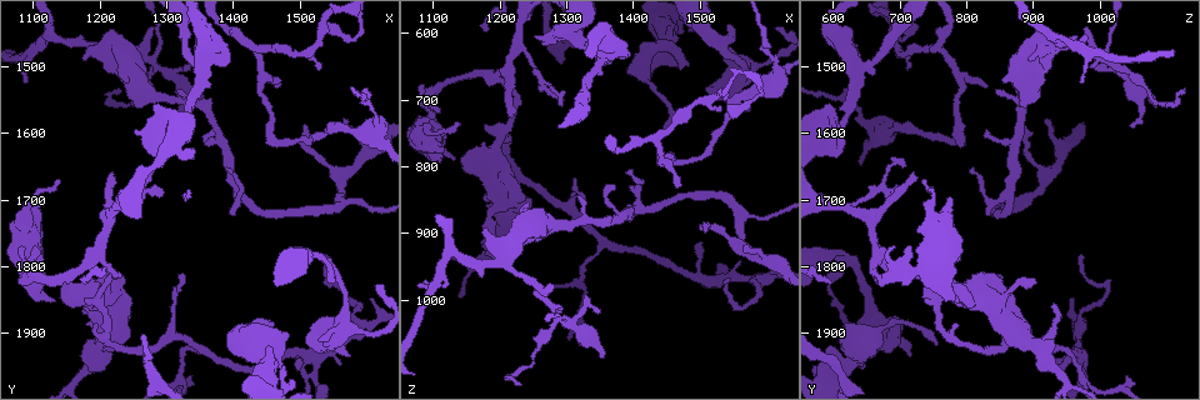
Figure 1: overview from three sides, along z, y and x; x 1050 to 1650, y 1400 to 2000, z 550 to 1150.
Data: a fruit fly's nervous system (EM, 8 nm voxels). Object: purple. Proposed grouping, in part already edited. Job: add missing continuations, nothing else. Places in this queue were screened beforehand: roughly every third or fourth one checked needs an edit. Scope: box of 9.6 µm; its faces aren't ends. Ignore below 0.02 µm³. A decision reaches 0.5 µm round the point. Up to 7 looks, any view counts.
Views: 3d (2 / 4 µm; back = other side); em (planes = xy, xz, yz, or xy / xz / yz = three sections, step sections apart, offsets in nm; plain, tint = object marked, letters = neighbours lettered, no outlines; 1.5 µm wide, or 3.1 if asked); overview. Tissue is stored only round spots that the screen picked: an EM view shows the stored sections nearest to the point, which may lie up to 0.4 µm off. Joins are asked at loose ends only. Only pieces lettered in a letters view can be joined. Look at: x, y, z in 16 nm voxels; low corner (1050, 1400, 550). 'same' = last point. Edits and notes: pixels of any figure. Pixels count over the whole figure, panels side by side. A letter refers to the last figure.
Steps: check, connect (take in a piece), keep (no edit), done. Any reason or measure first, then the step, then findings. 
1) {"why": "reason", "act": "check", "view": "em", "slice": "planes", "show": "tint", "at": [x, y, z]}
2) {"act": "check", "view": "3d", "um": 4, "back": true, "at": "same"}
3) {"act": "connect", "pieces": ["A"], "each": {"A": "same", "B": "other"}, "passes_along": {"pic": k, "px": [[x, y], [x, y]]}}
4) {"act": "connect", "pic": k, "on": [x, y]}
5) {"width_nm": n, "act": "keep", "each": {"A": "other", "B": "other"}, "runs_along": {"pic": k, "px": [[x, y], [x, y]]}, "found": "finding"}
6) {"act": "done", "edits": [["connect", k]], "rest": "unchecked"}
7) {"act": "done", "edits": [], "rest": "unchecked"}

{"act": "check", "view": "3d", "um": 2, "back": true, "at": [1350, 1560, 1085]}

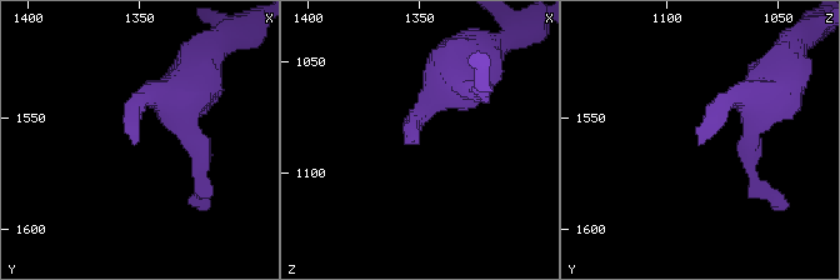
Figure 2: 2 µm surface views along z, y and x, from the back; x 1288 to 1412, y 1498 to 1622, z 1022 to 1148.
{"why": "now the EM", "act": "check", "view": "em", "slice": "planes", "show": "letters", "at": [1350, 1561, 1087]}

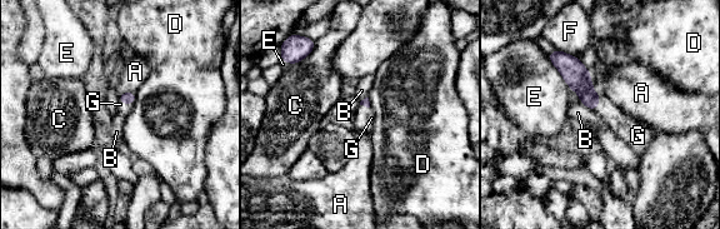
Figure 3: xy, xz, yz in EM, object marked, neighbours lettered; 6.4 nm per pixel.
{"longest_contact_nm": ["E", 280], "act": "connect", "pieces": ["G"], "each": {"A": "other", "B": "other", "C": "other", "D": "other", "E": "other", "F": "other", "G": "same"}, "found": "it goes on there"}

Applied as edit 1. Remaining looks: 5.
{"why": "free end", "act": "check", "view": "em", "slice": "xy", "step": 8, "show": "letters", "at": [1285, 1435, 975]}

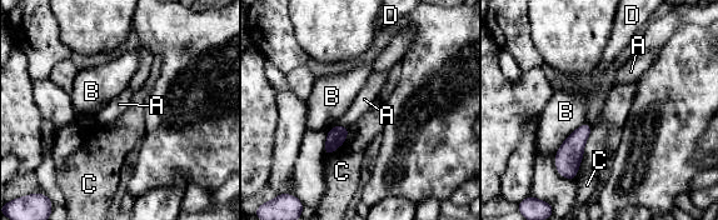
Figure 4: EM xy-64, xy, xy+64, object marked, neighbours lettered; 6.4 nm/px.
{"why": "another direction", "act": "check", "view": "em", "slice": "yz", "step": 8, "show": "letters", "at": "same"}

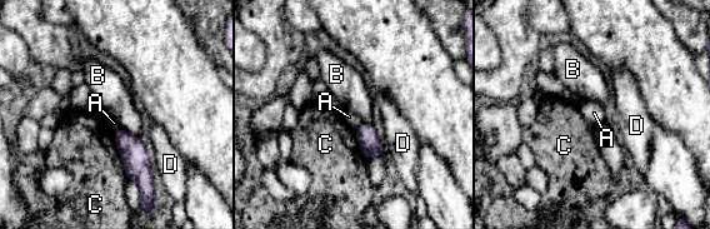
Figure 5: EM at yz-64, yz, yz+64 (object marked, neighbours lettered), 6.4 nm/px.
{"longest_contact_nm": ["C", 320], "act": "keep", "each": {"A": "other", "B": "other", "C": "other", "D": "other"}, "border": {"pic": 5, "px": [[361, 123], [355, 129]]}, "found": "no lettered piece goes on from it"}

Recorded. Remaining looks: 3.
{"why": "branch stops here", "act": "check", "view": "em", "slice": "xz", "step": 8, "show": "tint", "at": [1220, 1665, 725]}

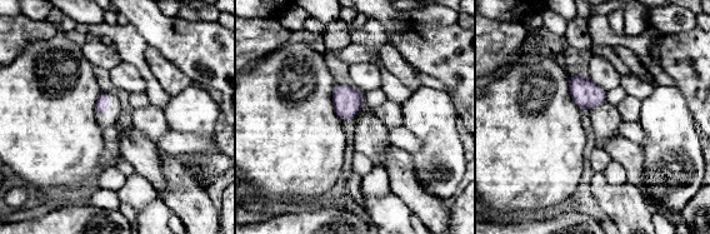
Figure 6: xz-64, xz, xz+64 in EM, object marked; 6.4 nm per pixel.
{"why": "what lies round it", "act": "check", "view": "em", "slice": "xz", "step": 8, "show": "letters", "at": "same"}

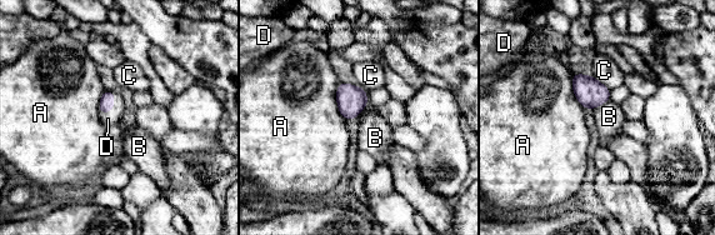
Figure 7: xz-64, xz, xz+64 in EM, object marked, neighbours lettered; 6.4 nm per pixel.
{"act": "connect", "pieces": ["D"], "each": {"A": "other", "B": "other", "C": "other", "D": "same"}, "passes_along": {"pic": 7, "px": [[106, 103], [113, 108], [108, 119]]}, "found": "the neuron continues"}

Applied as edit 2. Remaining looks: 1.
{"act": "done", "edits": [["connect", 3], ["connect", 7]], "rest": "unchecked"}

